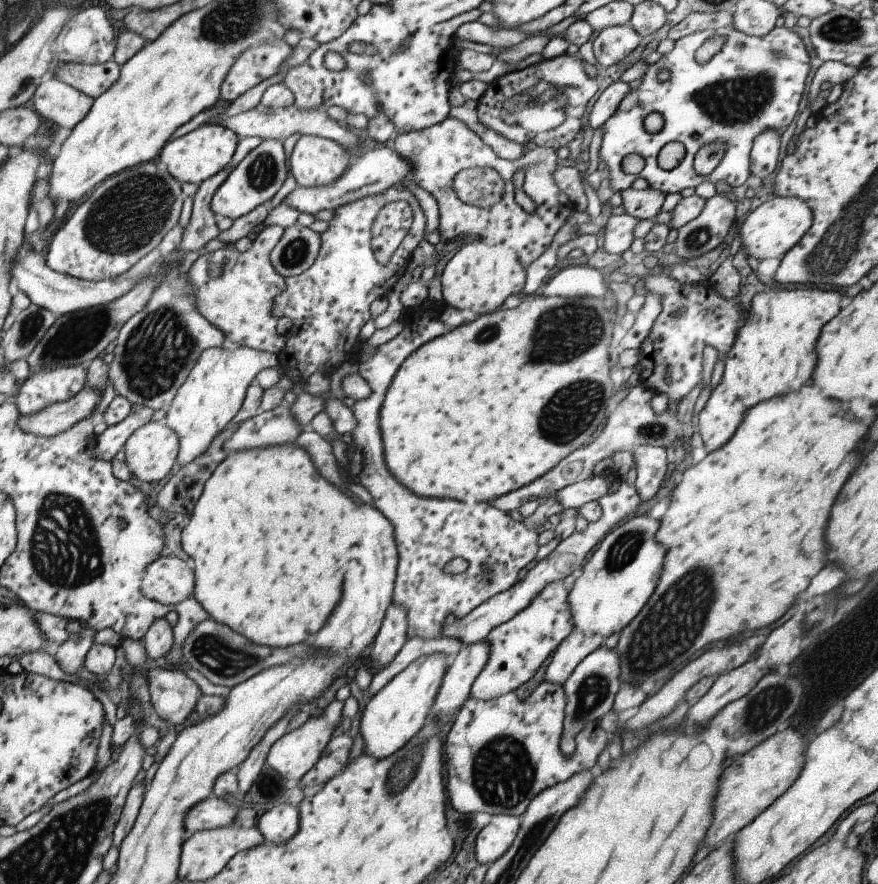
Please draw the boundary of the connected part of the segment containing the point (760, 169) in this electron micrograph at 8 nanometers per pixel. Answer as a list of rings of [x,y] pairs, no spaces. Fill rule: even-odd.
[[[765,130],[765,132],[753,137],[748,160],[749,173],[762,179],[777,168],[779,137],[780,133],[775,130]]]

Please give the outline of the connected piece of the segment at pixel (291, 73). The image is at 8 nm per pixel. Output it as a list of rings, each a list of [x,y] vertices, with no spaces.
[[[306,62],[291,67],[281,83],[293,94],[294,105],[299,110],[317,110],[322,106],[322,74]]]

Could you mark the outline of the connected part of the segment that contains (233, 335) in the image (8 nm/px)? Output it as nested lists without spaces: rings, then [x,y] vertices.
[[[265,225],[244,252],[220,248],[198,255],[185,277],[195,292],[195,310],[205,316],[221,334],[239,347],[249,347],[278,354],[284,347],[286,334],[277,334],[277,317],[273,314],[273,298],[285,290],[285,280],[271,266],[269,252],[279,242],[283,228]]]

